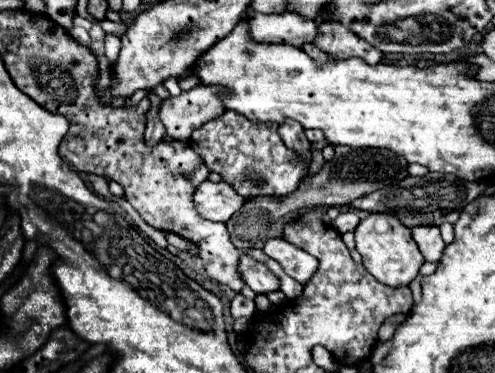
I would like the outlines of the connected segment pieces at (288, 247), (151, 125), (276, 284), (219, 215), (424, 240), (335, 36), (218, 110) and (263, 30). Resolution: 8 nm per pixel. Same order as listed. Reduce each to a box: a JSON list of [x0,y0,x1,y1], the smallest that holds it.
[[264,238,318,284],[146,116,164,144],[240,256,280,294],[194,182,246,222],[412,226,446,262],[312,22,382,64],[160,86,224,142],[252,12,318,46]]

